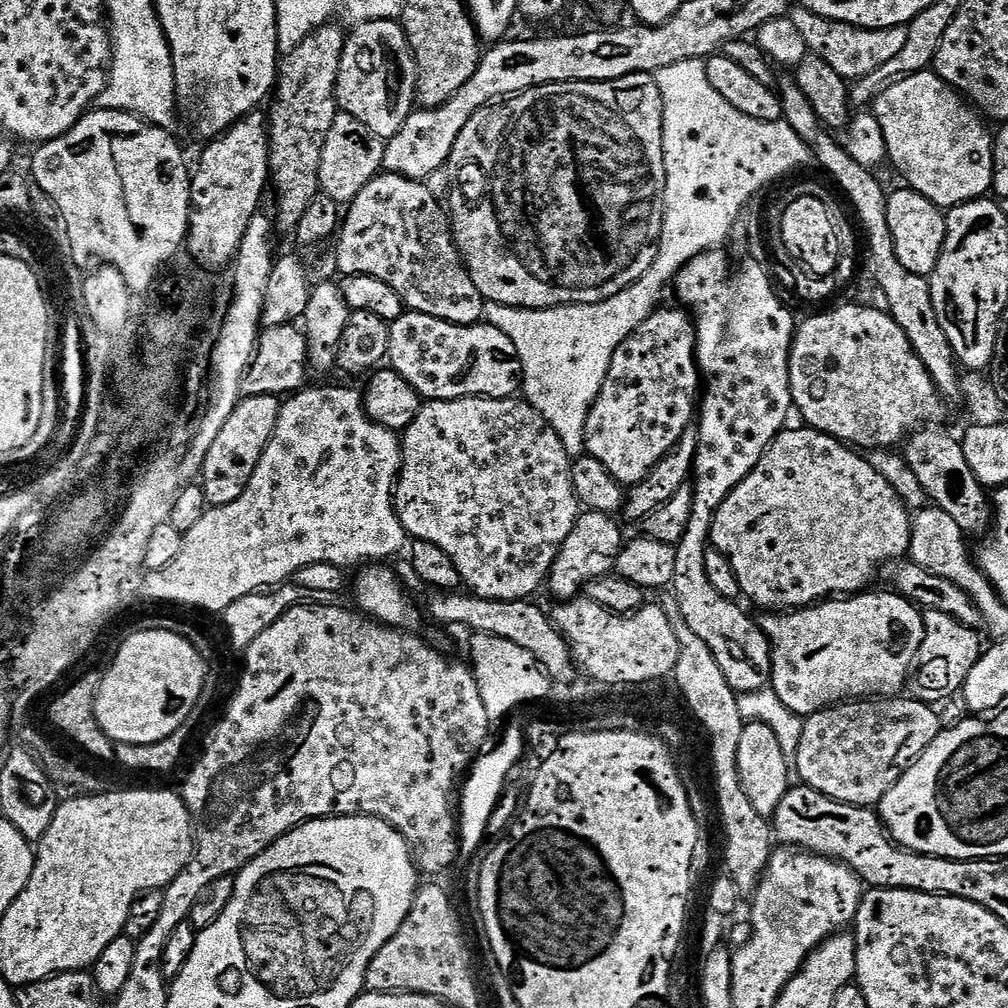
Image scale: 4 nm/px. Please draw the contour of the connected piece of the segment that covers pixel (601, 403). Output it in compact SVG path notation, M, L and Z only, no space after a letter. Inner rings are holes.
M661 307L659 310L653 312L650 318L646 318L646 322L642 322L642 326L638 326L638 330L634 330L634 334L630 334L630 338L626 338L626 342L622 342L622 346L618 346L618 350L614 350L614 358L610 362L610 368L608 370L608 379L604 381L598 398L592 403L592 409L586 418L585 434L587 455L598 458L598 462L602 462L602 466L606 466L606 470L622 486L631 486L642 482L642 478L646 478L646 474L650 474L650 470L654 470L654 466L658 466L658 462L663 460L668 452L671 452L673 446L682 438L682 434L689 431L691 424L688 423L691 420L693 423L694 420L694 401L697 399L698 389L702 384L700 370L696 366L696 334L689 313L683 307L675 307Z

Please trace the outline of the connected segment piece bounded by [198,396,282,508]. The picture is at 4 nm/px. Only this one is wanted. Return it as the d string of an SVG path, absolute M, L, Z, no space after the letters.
M244 396L237 404L234 414L230 414L230 418L226 418L226 426L222 426L222 430L218 430L218 438L214 438L210 450L206 450L204 465L198 473L198 483L206 494L209 508L230 506L230 502L242 498L242 490L246 490L246 486L250 486L250 478L254 478L254 470L278 426L281 403L279 396Z

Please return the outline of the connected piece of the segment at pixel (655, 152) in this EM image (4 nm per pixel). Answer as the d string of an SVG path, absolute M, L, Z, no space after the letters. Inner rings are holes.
M639 72L638 74L626 74L626 78L607 80L606 82L574 82L573 84L543 84L537 88L531 88L520 92L517 96L507 97L499 102L488 104L479 108L472 115L470 122L462 126L462 134L458 134L458 142L454 142L454 150L450 154L447 167L452 168L452 208L450 204L450 227L452 238L456 242L456 249L464 260L466 270L478 286L478 294L489 304L501 304L511 308L560 308L563 304L593 304L602 302L606 298L614 298L626 286L630 286L654 262L654 258L660 249L660 235L662 234L662 218L664 217L664 183L666 182L666 166L664 165L664 107L662 106L662 94L658 90L658 82L651 72Z

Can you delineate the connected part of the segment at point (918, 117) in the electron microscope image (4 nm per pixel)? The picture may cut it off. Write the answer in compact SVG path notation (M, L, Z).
M925 70L907 76L882 90L874 102L874 115L882 130L882 138L886 138L888 160L904 175L903 183L907 187L913 188L942 210L957 208L959 204L987 197L991 193L994 162L989 125L982 119L981 113L955 88L945 84L935 71Z

